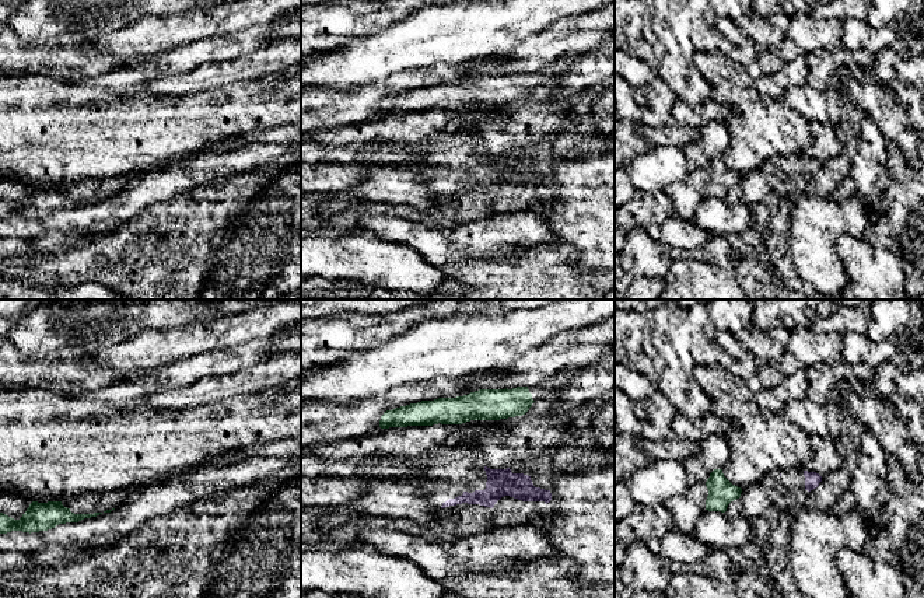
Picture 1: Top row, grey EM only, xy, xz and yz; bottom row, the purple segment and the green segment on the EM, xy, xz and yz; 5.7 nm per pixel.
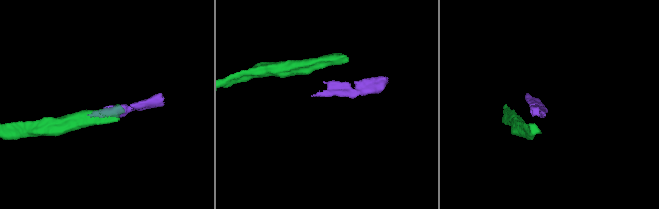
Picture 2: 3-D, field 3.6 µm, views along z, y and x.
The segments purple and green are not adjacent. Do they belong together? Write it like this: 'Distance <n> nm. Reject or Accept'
Distance 240 nm. Reject

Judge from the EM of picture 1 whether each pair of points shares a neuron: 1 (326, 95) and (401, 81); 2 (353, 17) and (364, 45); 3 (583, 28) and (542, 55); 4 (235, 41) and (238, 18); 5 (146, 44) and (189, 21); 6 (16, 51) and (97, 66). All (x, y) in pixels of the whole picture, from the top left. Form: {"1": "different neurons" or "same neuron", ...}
{"1": "same neuron", "2": "different neurons", "3": "same neuron", "4": "different neurons", "5": "same neuron", "6": "same neuron"}

